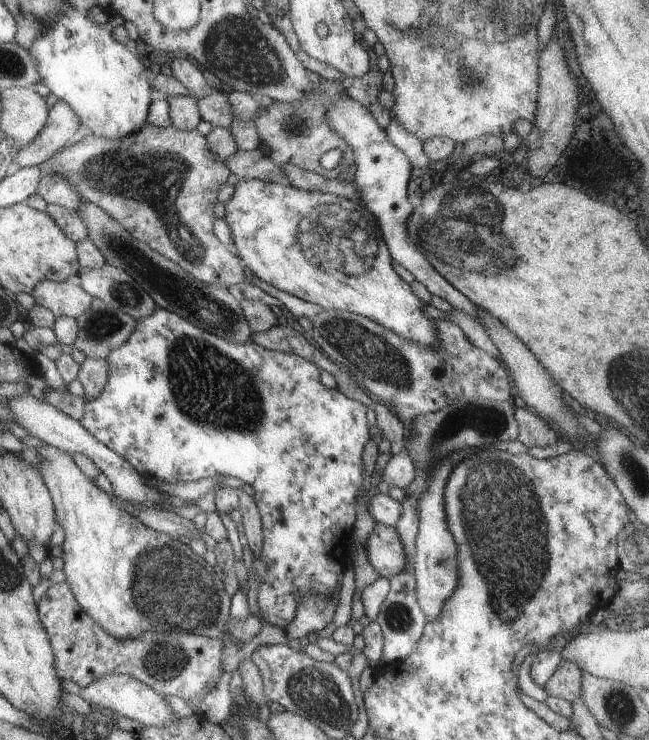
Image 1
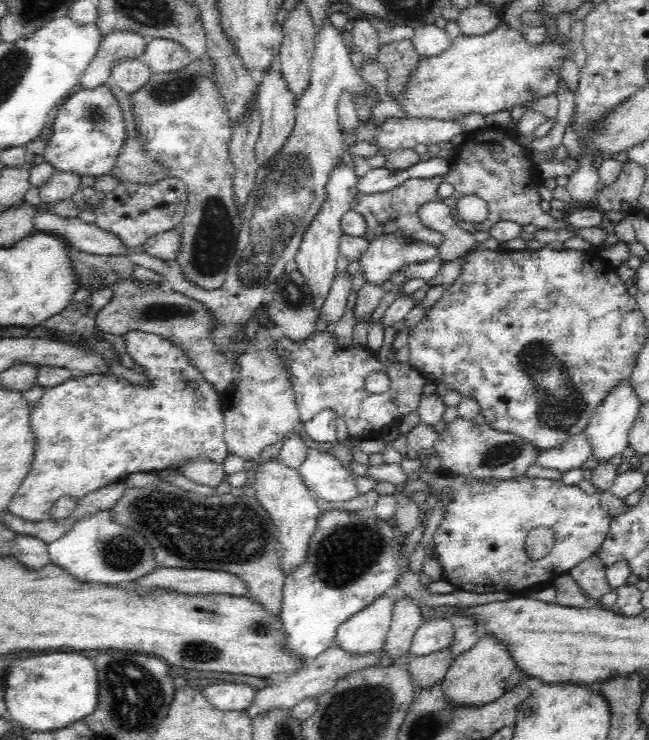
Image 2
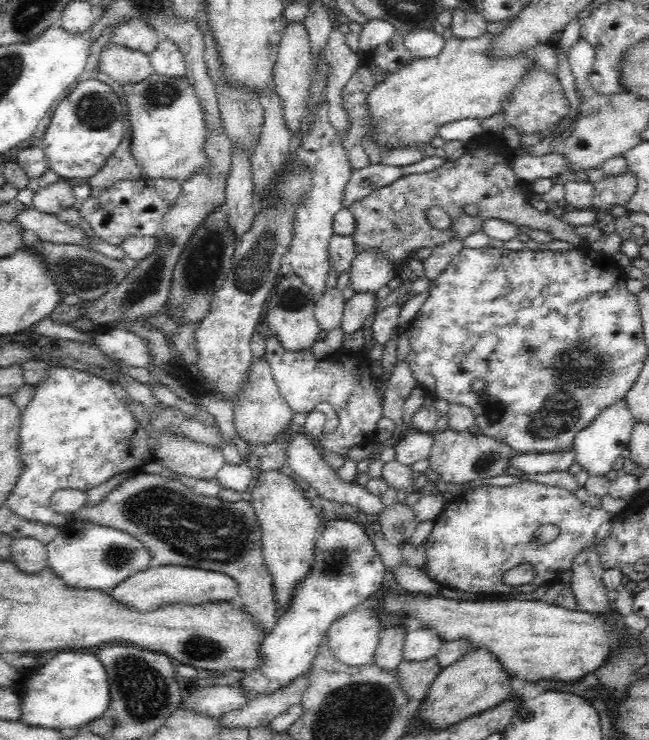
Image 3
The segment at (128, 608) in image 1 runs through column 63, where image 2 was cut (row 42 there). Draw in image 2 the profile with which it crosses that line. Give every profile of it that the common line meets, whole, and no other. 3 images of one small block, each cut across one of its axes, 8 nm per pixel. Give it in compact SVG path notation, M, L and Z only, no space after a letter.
M505 23L496 26L494 30L484 35L466 36L459 35L452 40L450 46L437 55L422 58L418 62L408 88L402 96L395 100L403 102L408 116L414 118L440 119L454 121L463 114L494 114L498 110L511 111L514 106L531 102L543 96L550 96L558 90L558 82L561 81L560 70L566 58L574 56L575 43L569 37L561 40L559 33L544 36L540 44L534 45L523 36L516 28L511 28Z

